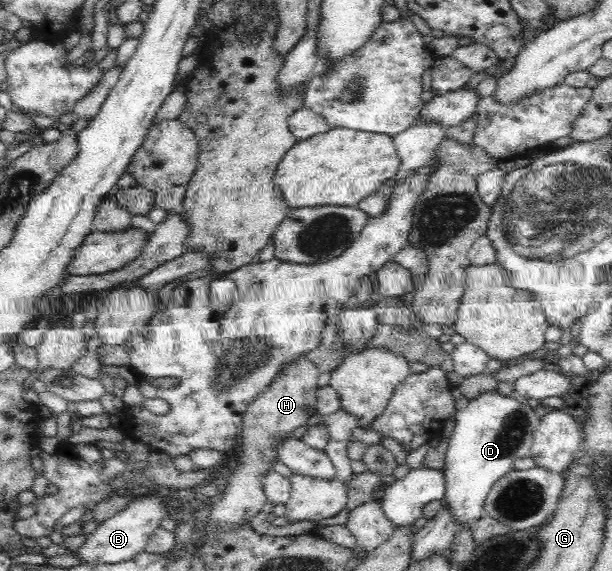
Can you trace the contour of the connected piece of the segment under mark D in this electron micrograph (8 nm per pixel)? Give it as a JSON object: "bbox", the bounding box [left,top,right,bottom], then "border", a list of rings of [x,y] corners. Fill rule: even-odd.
{"bbox":[444,391,540,523],"border":[[[486,391],[471,398],[465,408],[457,411],[450,422],[448,436],[449,445],[446,451],[444,471],[445,498],[444,506],[452,511],[452,515],[464,523],[475,523],[484,513],[484,500],[488,497],[495,482],[510,471],[510,466],[518,458],[530,457],[534,431],[539,424],[540,417],[534,413],[534,407],[529,405],[524,398],[504,395],[500,391]]]}

